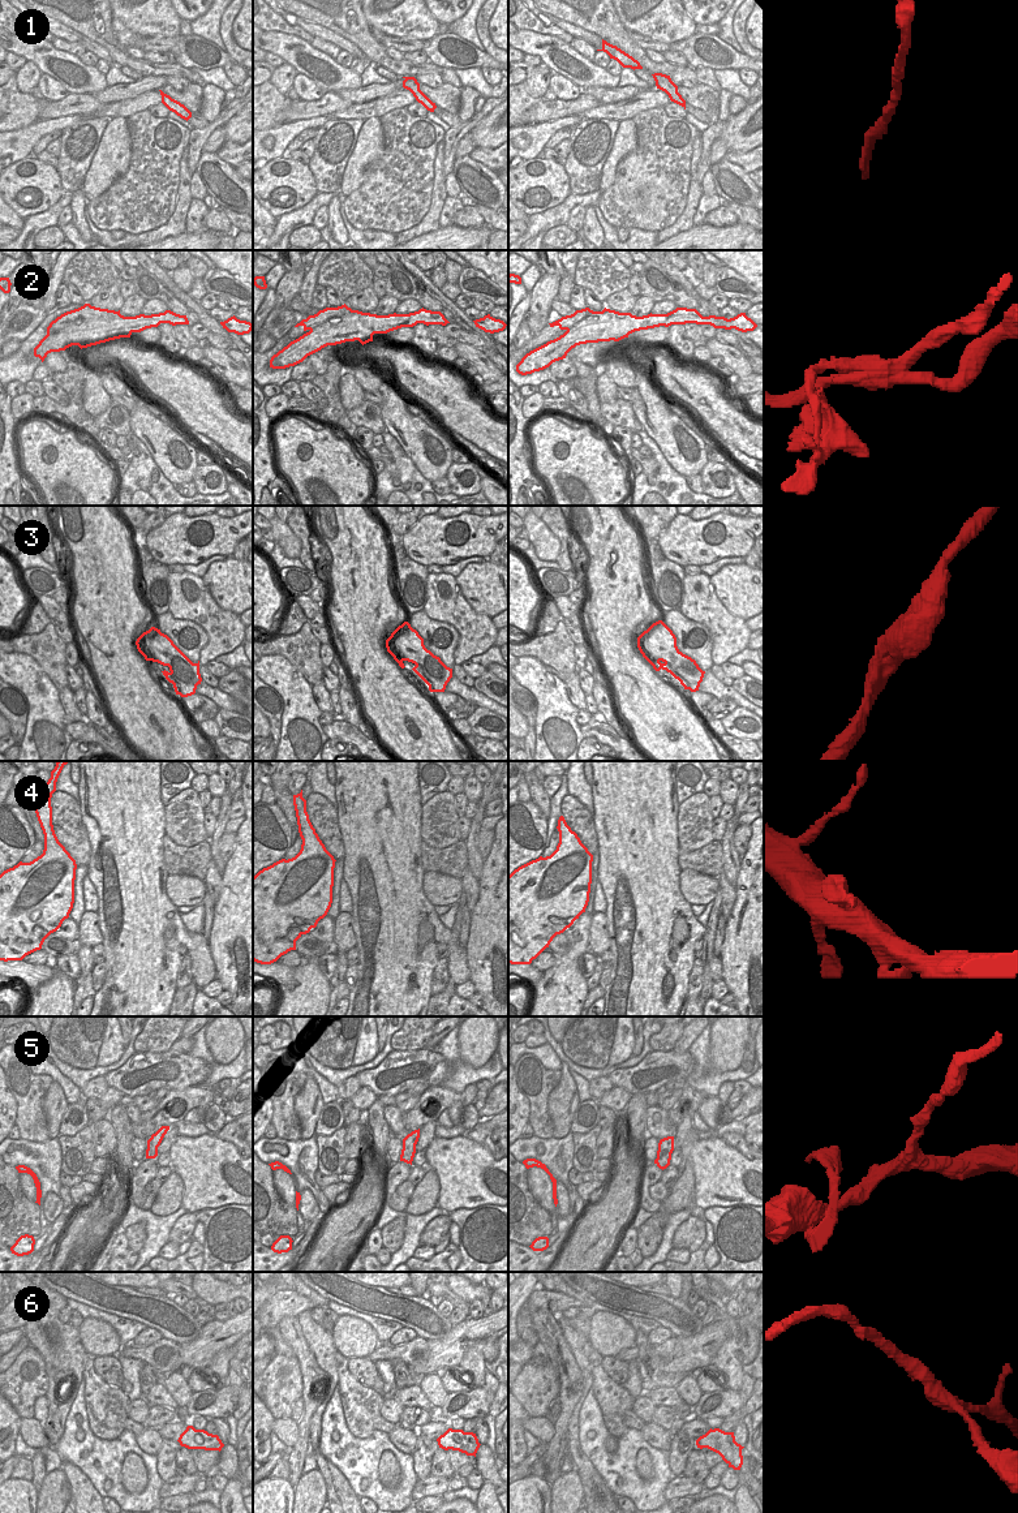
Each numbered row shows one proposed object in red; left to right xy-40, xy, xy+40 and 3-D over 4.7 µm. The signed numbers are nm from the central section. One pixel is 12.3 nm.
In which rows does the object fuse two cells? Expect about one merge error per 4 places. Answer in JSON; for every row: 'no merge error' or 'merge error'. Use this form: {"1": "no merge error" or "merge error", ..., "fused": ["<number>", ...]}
{"1": "no merge error", "2": "merge error", "3": "no merge error", "4": "no merge error", "5": "no merge error", "6": "no merge error", "fused": ["2"]}

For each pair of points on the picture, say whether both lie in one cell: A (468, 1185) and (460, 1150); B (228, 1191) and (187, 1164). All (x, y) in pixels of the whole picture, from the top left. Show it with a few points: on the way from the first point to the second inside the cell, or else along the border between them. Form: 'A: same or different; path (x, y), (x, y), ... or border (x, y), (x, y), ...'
A: same; path (468, 1176), (460, 1164), (460, 1159)
B: same; path (218, 1181), (201, 1164), (197, 1164)

